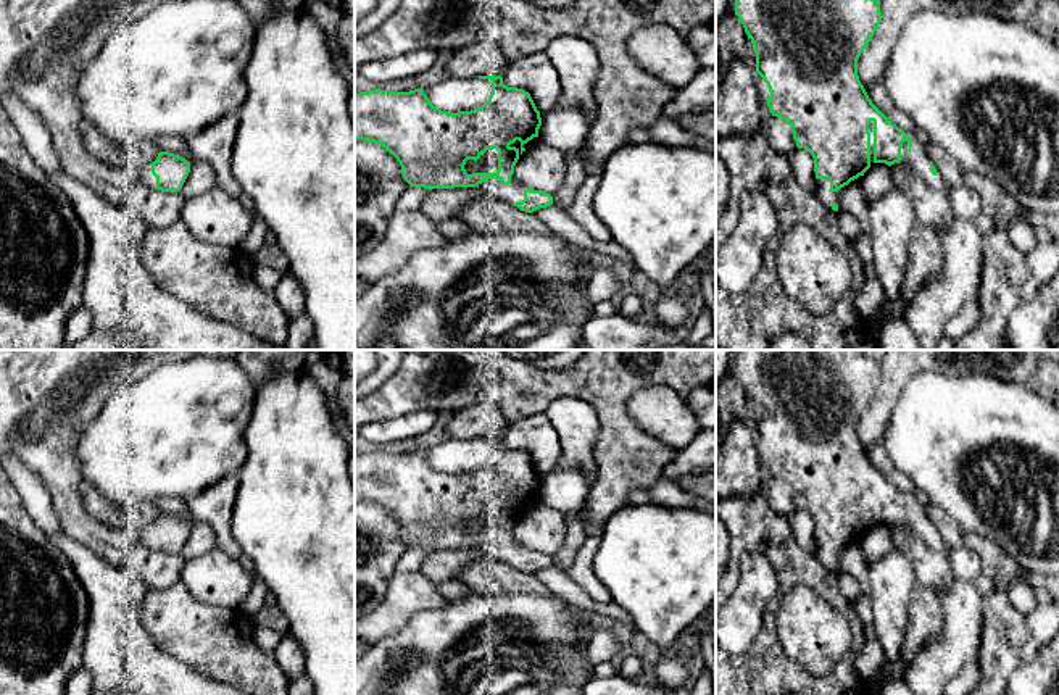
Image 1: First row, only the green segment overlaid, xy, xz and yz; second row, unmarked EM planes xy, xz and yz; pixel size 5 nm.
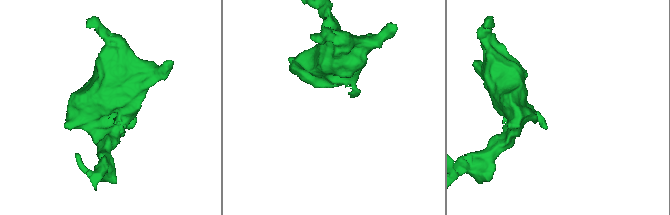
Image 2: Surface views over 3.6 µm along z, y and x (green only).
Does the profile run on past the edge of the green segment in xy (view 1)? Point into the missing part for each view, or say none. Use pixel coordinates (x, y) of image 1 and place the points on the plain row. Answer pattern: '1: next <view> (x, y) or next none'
1: next none

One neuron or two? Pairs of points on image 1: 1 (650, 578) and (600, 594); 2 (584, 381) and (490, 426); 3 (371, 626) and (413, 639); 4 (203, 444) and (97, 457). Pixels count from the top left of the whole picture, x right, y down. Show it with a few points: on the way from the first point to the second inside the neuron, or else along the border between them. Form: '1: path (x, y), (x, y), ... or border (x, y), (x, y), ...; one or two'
1: border (595, 555), (593, 574), (611, 599); two
2: border (494, 402), (510, 423); two
3: border (426, 610), (419, 610), (402, 628), (371, 645); two
4: path (178, 444), (144, 444), (134, 452), (123, 453); one

